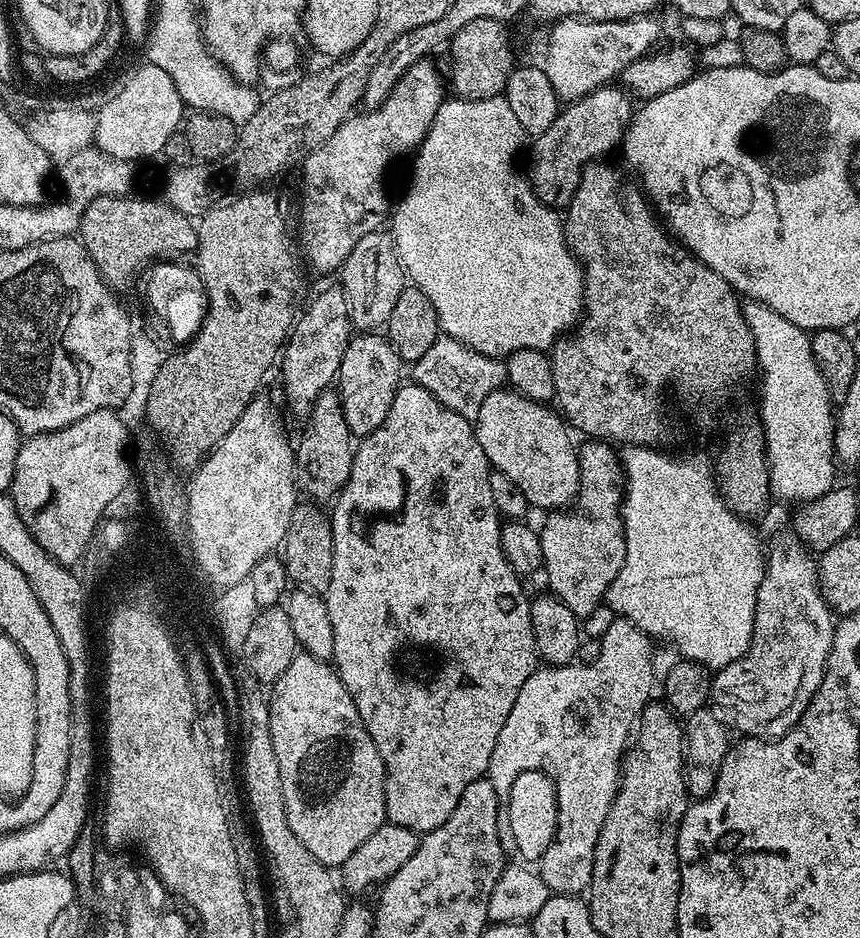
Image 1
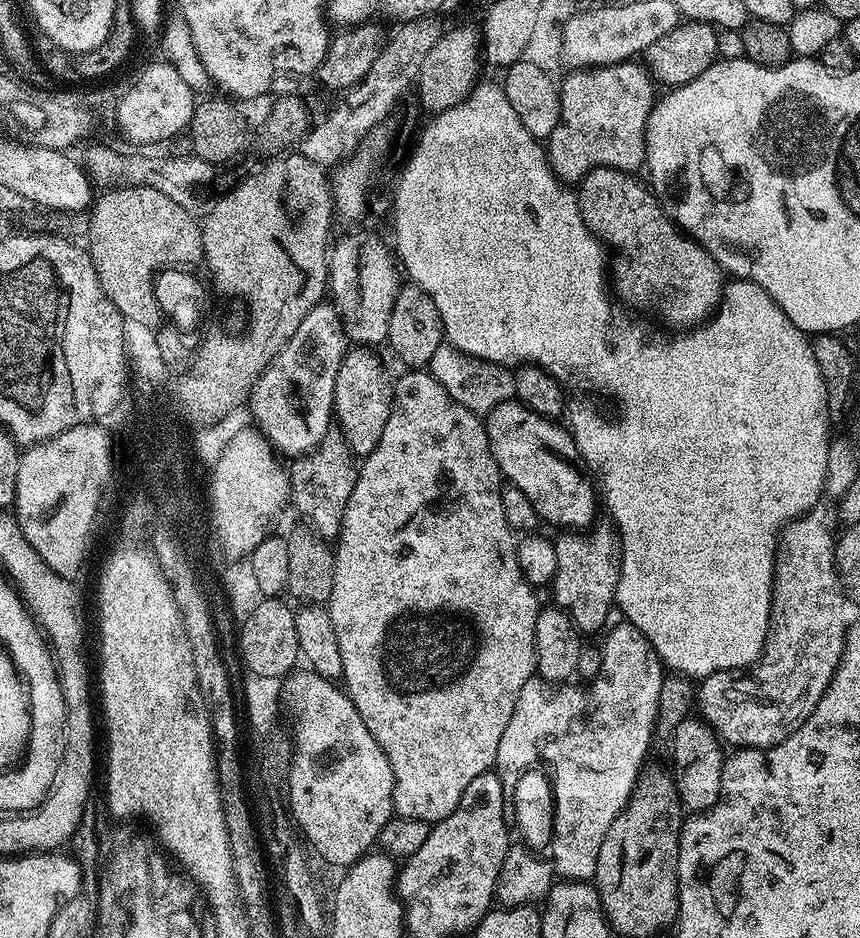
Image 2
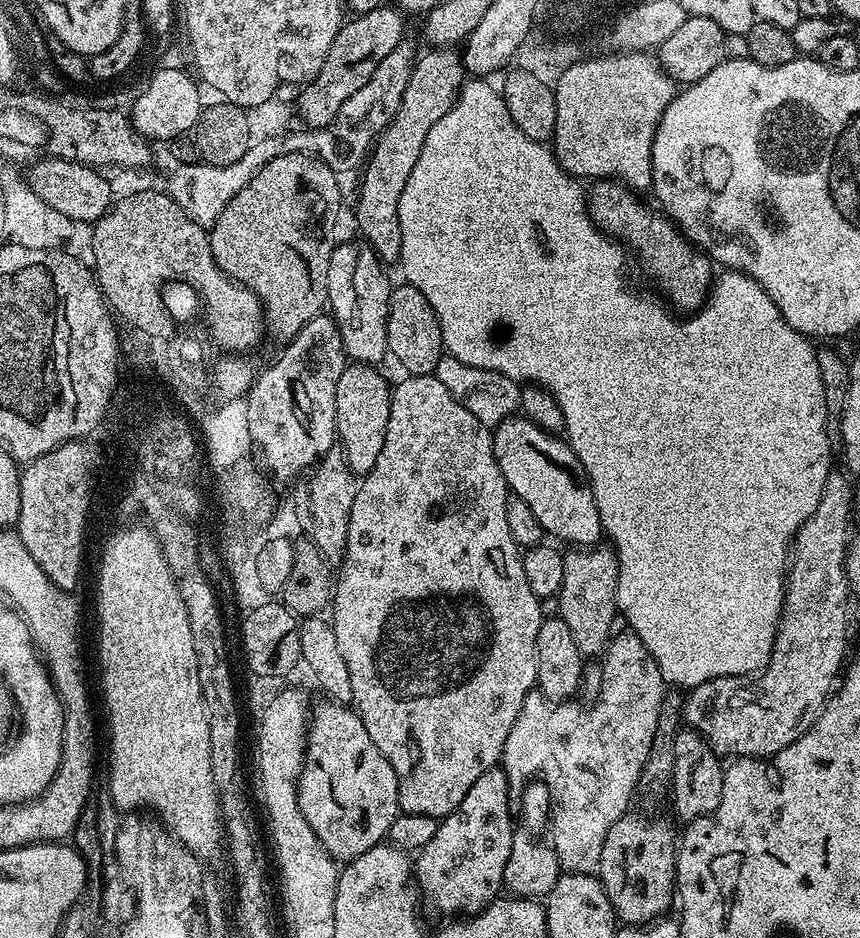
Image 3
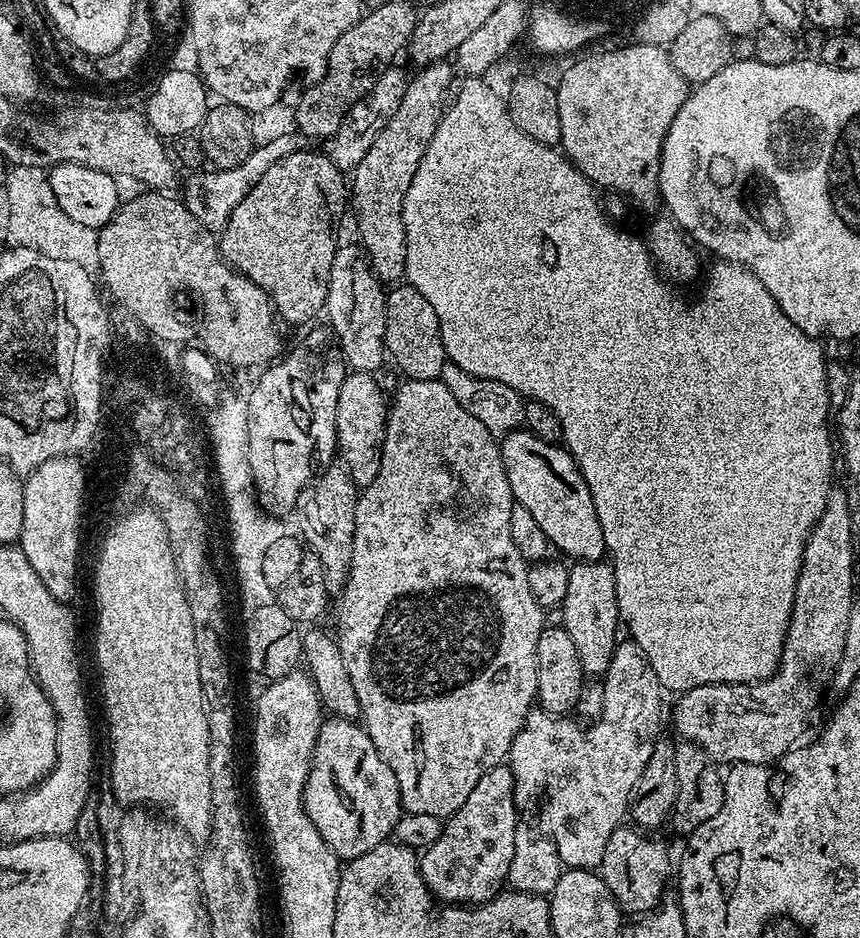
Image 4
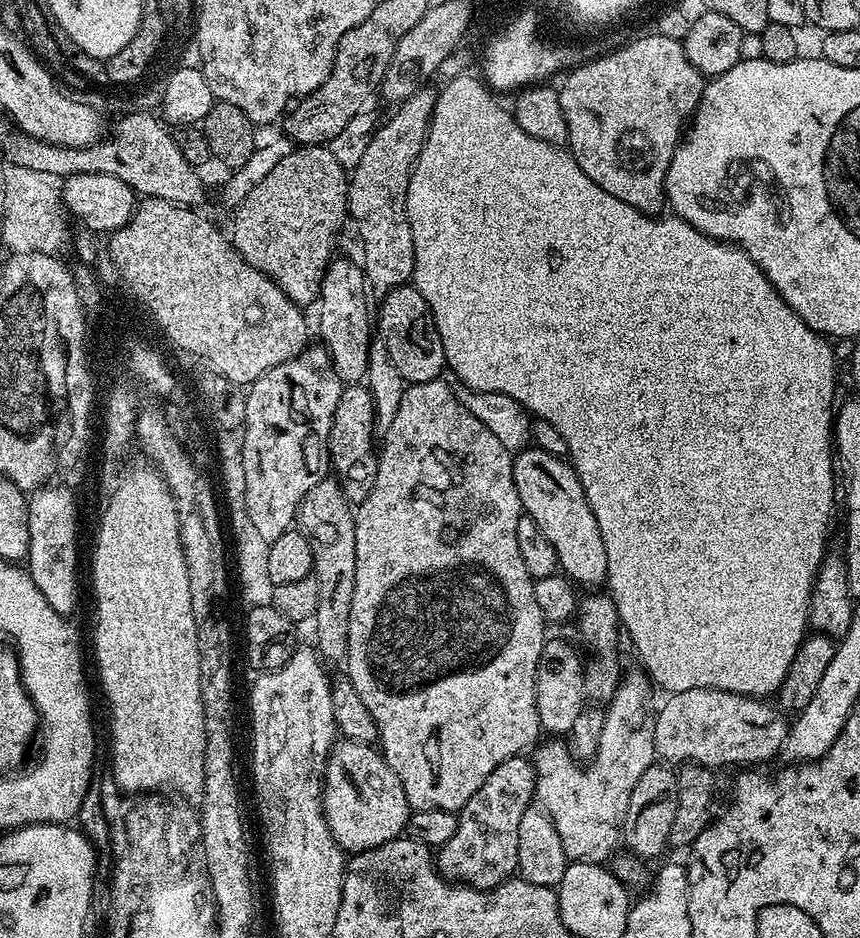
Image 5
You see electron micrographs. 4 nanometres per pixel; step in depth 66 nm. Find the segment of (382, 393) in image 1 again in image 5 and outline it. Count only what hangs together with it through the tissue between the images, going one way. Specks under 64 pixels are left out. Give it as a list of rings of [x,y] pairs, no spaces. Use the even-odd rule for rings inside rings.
[[[357,382],[340,389],[338,406],[330,426],[328,455],[335,475],[344,485],[345,498],[349,504],[358,506],[370,494],[380,465],[374,398],[371,390],[363,383]]]

